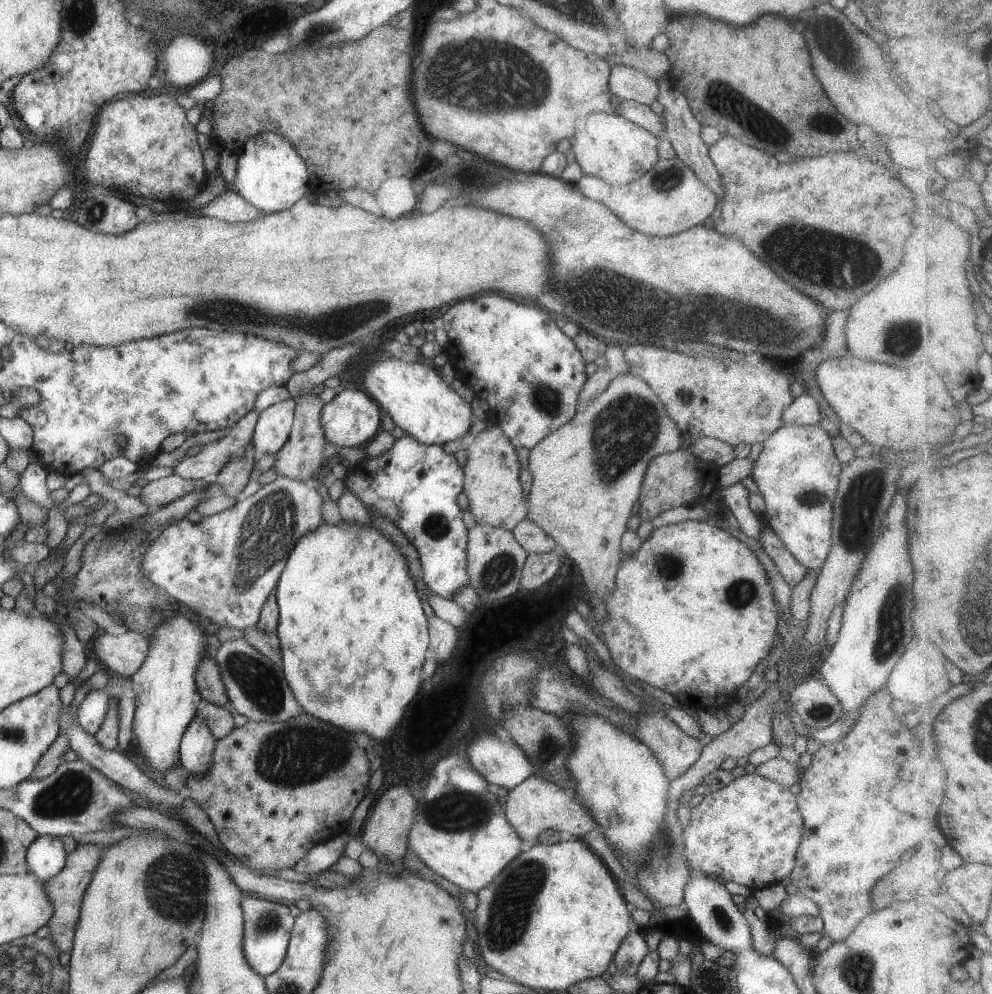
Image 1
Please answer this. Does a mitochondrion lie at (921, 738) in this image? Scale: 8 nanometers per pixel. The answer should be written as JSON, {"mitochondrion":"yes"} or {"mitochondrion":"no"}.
{"mitochondrion":"no"}

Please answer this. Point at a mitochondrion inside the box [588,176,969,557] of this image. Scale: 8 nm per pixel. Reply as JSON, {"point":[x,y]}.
{"point":[819,257]}

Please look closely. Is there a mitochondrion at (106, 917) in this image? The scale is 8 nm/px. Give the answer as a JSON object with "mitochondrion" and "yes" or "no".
{"mitochondrion":"no"}

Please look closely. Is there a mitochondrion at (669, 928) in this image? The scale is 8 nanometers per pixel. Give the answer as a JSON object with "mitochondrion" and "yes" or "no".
{"mitochondrion":"no"}

